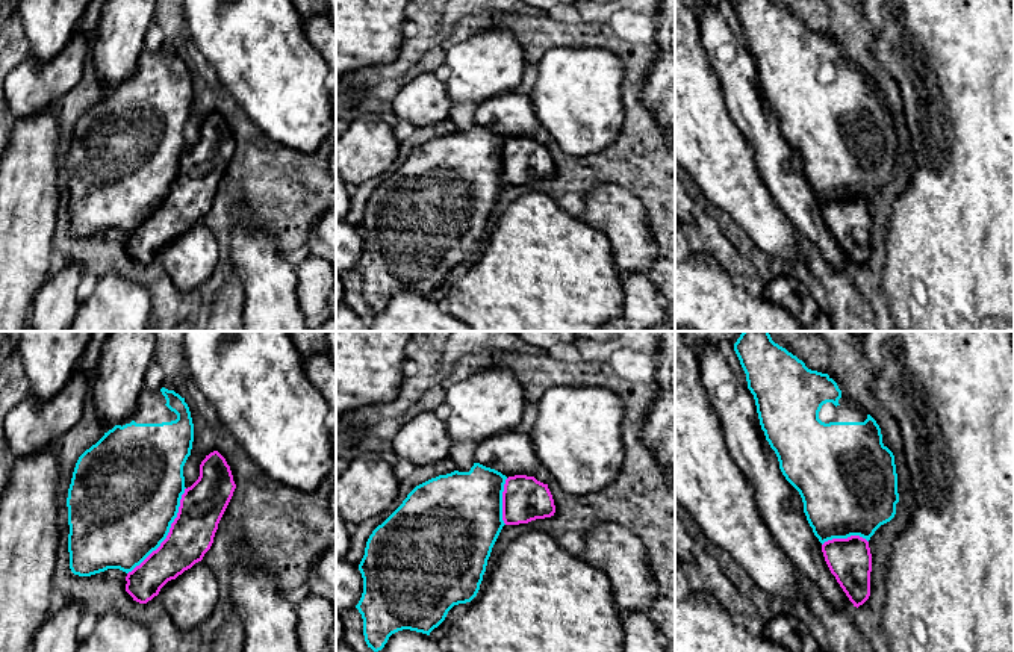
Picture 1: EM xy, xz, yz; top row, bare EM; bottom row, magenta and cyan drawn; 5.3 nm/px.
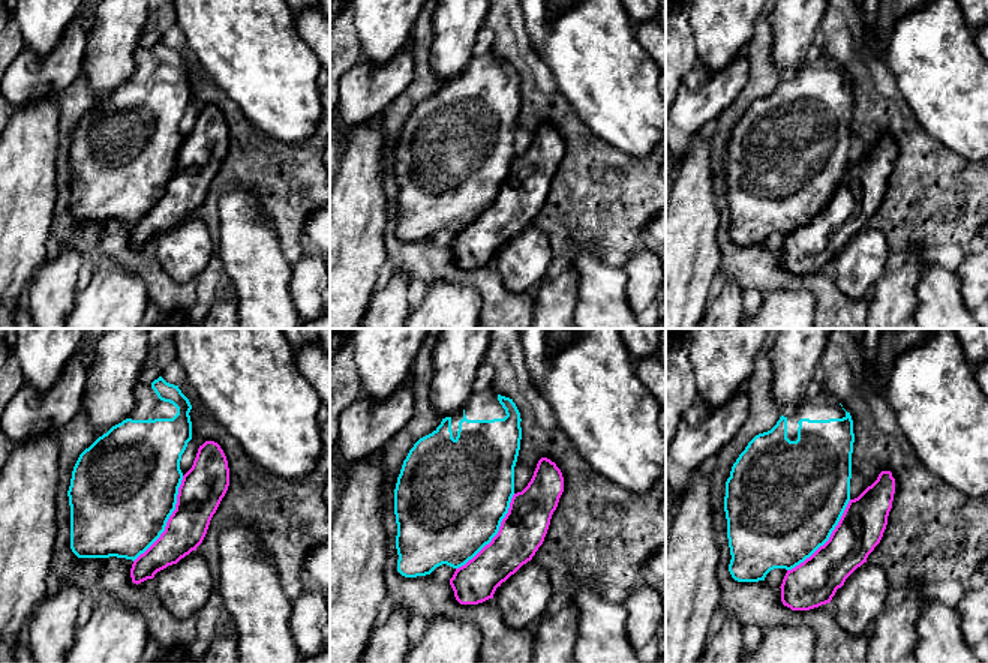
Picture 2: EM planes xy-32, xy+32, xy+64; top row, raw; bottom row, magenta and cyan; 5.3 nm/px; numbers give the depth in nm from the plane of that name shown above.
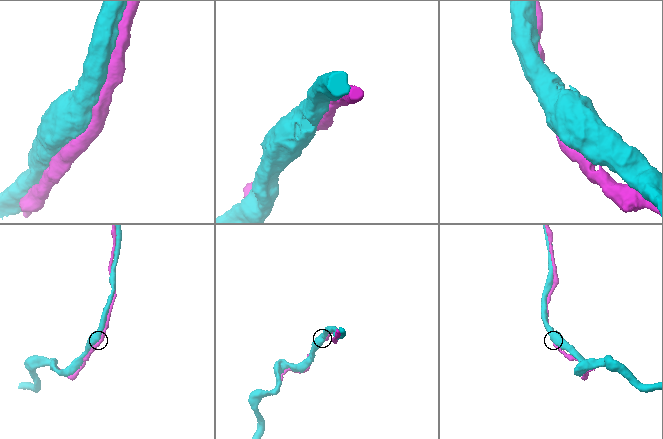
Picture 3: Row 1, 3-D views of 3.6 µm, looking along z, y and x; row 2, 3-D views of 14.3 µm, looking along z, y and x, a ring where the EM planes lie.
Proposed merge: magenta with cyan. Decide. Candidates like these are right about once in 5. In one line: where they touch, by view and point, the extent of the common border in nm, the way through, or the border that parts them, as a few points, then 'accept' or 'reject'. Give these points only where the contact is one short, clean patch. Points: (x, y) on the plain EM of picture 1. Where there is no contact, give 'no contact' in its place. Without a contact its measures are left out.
xy (168, 194) | 550 nm | accept

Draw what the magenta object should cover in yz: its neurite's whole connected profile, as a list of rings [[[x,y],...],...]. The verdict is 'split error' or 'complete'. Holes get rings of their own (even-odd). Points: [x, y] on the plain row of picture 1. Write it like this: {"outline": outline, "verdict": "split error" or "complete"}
{"outline": [[[860,197],[832,200],[822,206],[825,222],[837,244],[854,265],[863,266],[870,257],[872,215]]], "verdict": "complete"}

